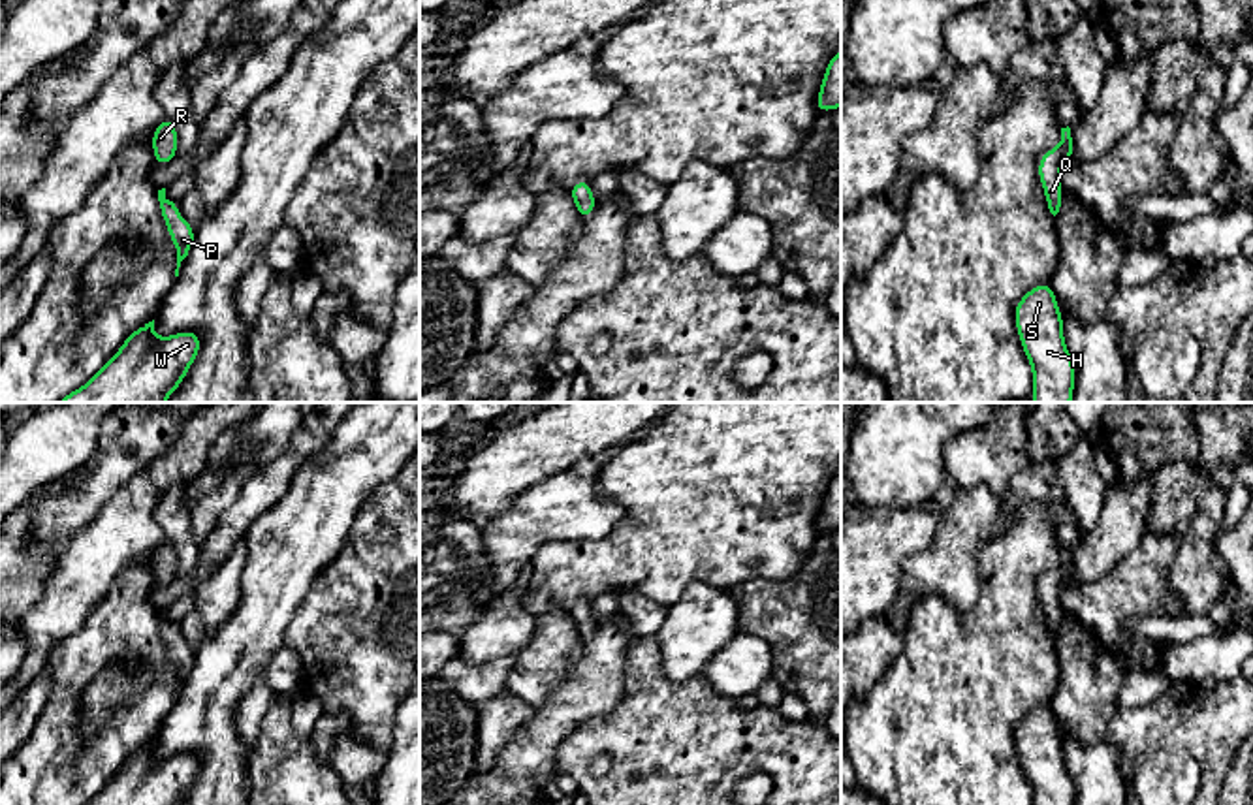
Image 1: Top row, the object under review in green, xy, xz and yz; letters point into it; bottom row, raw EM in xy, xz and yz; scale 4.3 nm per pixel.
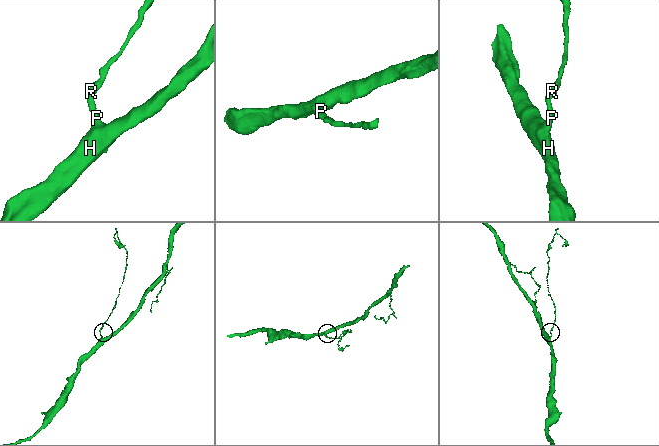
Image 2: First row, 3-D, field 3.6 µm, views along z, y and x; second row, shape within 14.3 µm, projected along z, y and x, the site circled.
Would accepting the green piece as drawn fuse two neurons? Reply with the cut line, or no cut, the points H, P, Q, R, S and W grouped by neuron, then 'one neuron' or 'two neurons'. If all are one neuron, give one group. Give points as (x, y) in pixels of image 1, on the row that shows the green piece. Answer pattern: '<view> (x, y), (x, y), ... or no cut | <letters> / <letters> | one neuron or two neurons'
no cut | H P Q R S W | one neuron

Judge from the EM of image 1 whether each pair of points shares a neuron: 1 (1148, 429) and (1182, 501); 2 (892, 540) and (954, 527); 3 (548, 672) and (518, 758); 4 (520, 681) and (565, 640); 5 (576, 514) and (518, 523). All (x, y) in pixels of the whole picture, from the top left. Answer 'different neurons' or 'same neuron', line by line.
1: different neurons
2: different neurons
3: different neurons
4: same neuron
5: same neuron

